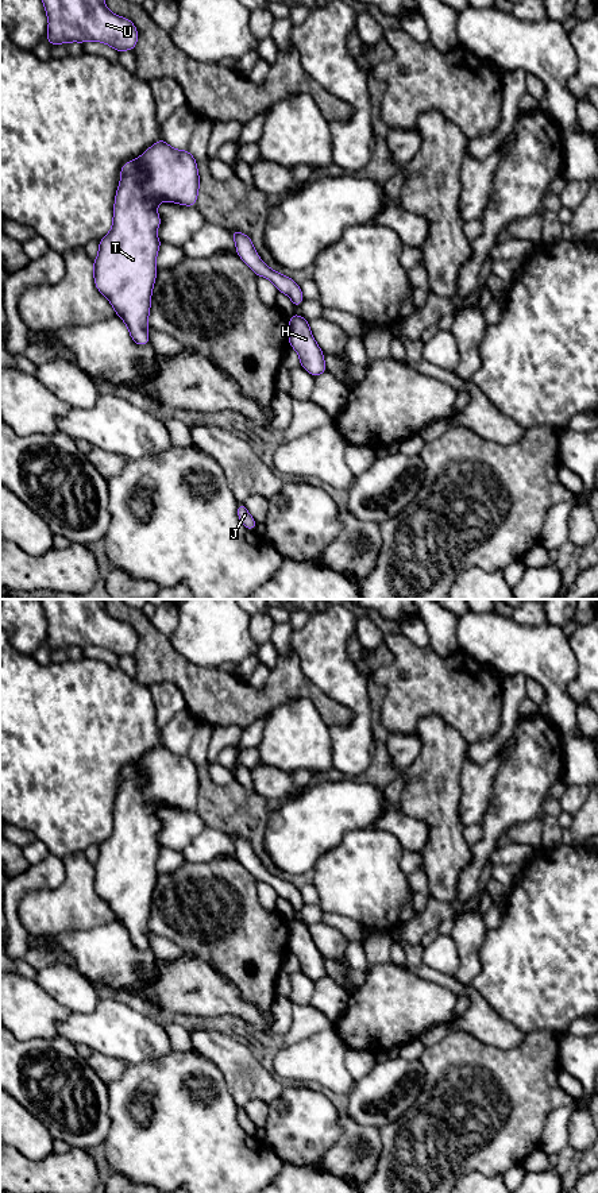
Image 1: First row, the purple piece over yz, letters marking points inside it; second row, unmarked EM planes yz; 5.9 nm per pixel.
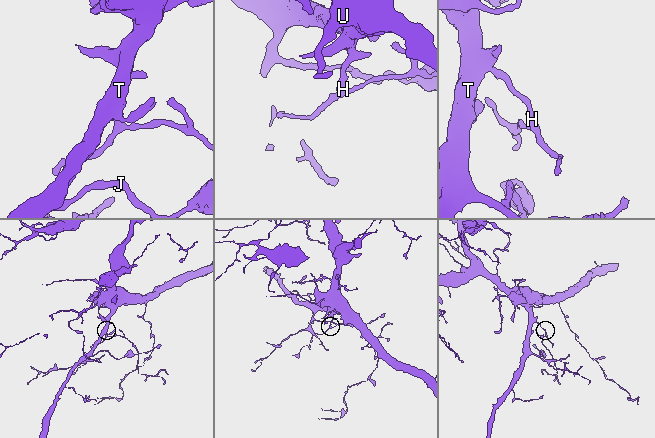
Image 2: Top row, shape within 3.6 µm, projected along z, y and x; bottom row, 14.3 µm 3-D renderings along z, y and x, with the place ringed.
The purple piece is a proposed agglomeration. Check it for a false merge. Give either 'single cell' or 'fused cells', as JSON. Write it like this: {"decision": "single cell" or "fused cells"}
{"decision": "single cell"}

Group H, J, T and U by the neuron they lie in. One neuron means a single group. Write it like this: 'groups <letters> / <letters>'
groups H J T U

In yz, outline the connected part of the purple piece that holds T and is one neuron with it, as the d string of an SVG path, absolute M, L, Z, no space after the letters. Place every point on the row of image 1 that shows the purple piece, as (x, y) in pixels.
M159 139L135 161L120 169L120 182L115 194L111 231L99 242L93 260L93 278L97 290L111 302L115 313L126 323L131 339L147 345L151 293L158 274L157 254L162 242L157 236L161 216L157 206L170 201L196 206L200 189L197 161L188 150L175 150Z

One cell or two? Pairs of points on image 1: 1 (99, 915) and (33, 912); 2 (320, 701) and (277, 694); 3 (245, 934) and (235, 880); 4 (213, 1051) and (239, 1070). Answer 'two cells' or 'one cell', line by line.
1: one cell
2: one cell
3: one cell
4: one cell

